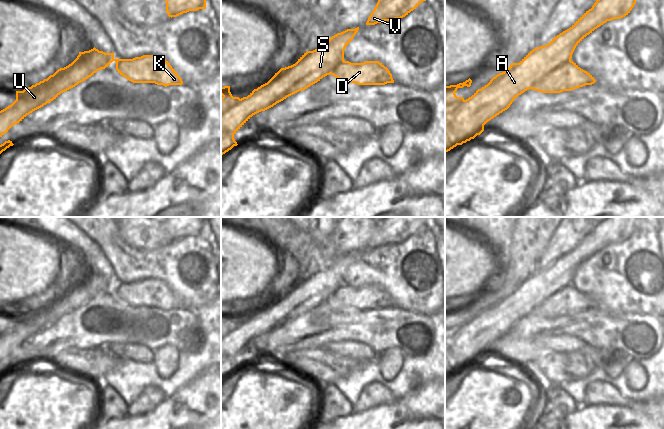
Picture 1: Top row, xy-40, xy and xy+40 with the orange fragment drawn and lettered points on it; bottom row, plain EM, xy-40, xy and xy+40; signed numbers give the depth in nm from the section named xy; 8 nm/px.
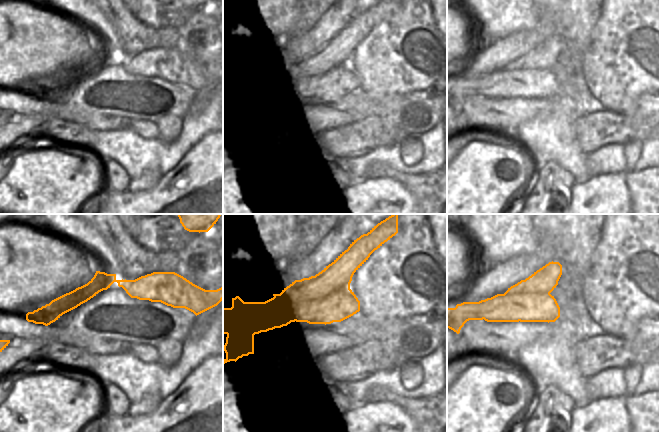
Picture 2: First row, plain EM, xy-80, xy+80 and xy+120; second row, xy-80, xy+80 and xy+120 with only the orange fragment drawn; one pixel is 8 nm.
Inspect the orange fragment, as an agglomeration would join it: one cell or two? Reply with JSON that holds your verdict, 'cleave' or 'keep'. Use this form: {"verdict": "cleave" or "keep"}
{"verdict": "cleave"}

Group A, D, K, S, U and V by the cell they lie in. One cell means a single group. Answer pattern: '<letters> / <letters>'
A S U V / D K

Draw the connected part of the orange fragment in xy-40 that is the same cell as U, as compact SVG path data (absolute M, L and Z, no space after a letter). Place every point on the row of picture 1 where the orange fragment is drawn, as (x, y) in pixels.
M94 47L89 51L79 52L71 64L58 69L47 79L23 91L16 91L16 100L0 111L0 137L27 115L85 81L97 71L105 69L113 61L114 53L105 53Z

